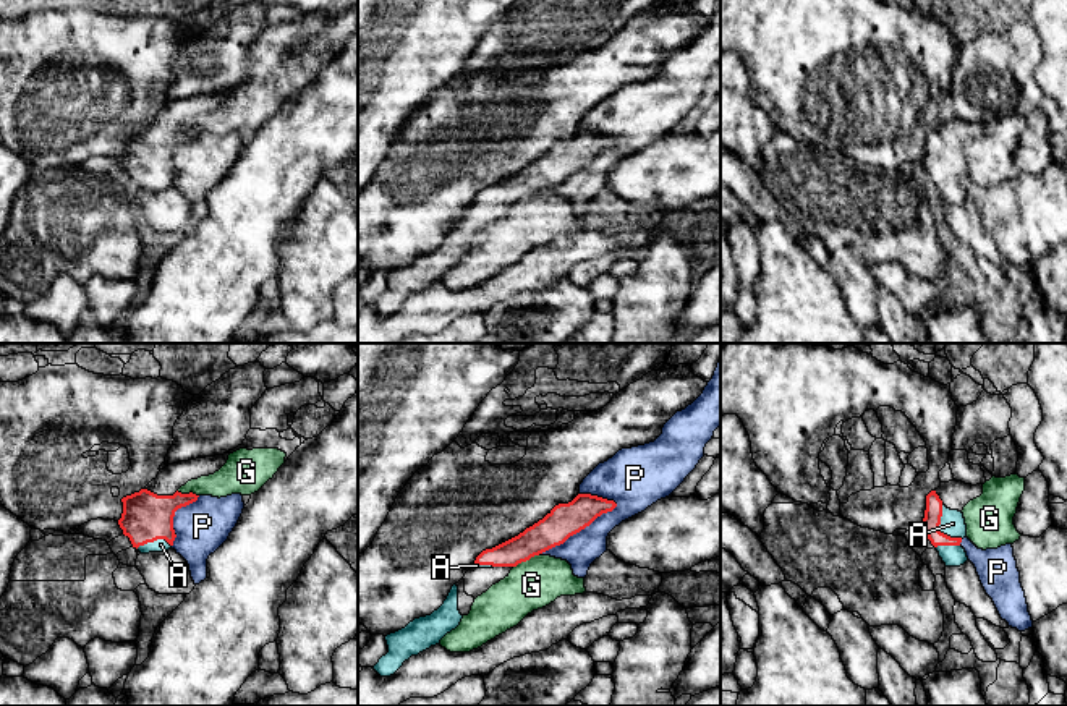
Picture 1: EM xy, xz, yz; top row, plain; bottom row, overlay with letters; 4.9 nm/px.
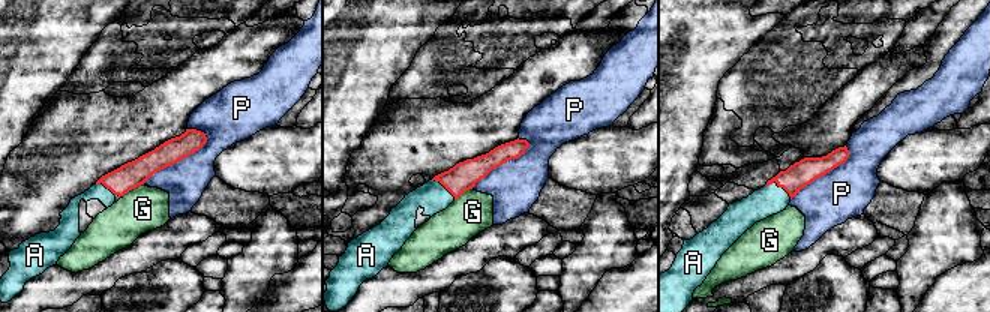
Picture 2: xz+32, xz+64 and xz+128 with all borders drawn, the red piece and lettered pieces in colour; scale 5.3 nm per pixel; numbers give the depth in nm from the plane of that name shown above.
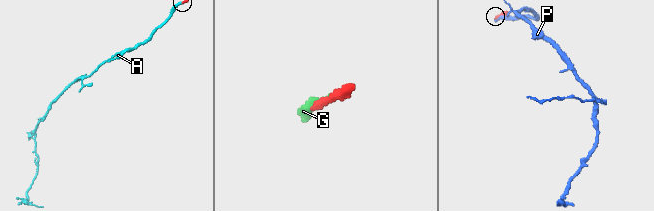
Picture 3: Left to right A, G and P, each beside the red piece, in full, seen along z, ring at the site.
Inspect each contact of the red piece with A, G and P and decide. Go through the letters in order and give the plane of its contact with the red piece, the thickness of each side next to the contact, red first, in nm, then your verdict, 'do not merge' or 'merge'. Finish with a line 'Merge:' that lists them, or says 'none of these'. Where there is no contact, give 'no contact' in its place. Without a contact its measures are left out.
A: contact in yz; calibres 90 and 130 nm; merge
G: contact in xz; calibres 160 and 240 nm; do not merge
P: contact in xz; calibres 160 and 170 nm; do not merge
Merge: A

